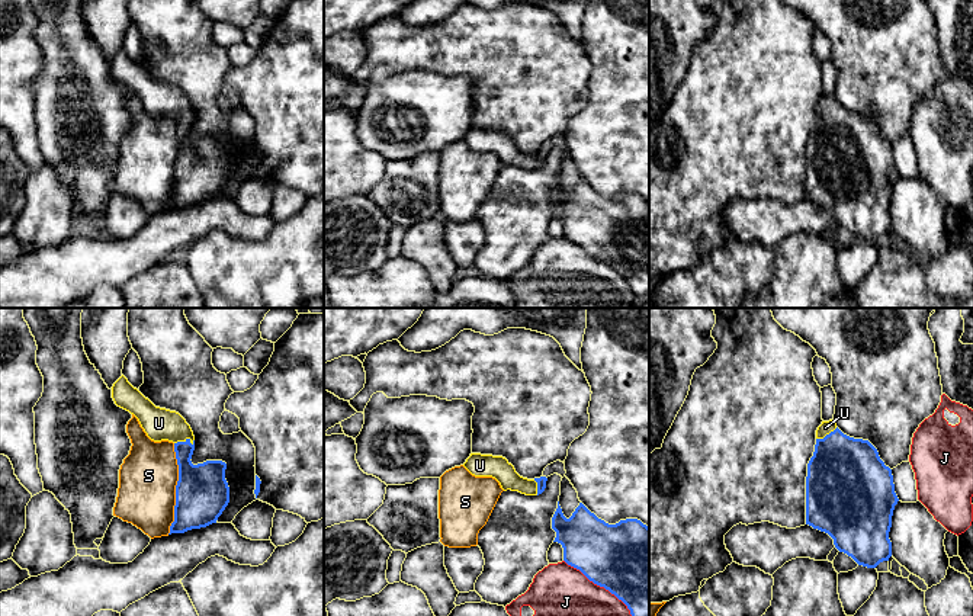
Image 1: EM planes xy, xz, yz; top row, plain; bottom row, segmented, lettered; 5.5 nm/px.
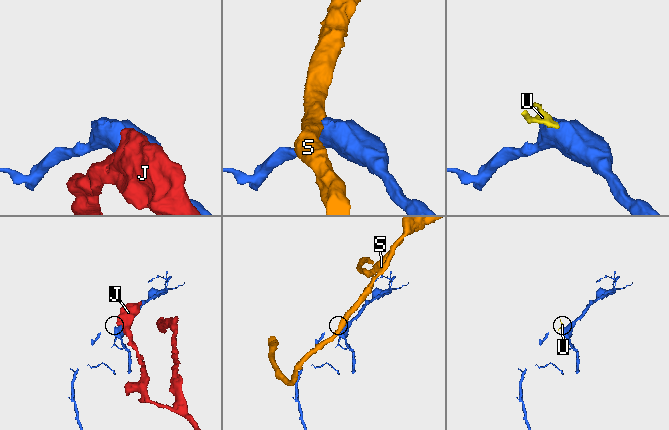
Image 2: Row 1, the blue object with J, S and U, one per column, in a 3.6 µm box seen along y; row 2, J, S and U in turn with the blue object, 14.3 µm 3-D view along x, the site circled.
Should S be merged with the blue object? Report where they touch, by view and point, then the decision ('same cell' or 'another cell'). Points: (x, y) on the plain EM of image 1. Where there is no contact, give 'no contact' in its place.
xy (176, 163) | another cell

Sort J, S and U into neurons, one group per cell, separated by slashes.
J / S / U

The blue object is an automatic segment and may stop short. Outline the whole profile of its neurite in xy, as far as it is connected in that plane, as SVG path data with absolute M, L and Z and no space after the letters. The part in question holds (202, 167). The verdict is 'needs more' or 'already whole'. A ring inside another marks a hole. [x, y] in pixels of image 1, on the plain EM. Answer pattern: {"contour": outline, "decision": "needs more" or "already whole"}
{"contour": "M122 49L112 61L115 78L134 89L147 110L154 116L174 118L179 139L176 160L174 196L170 208L216 198L229 177L229 161L225 154L227 138L206 135L193 139L195 110L186 94L176 86L155 81Z", "decision": "needs more"}

